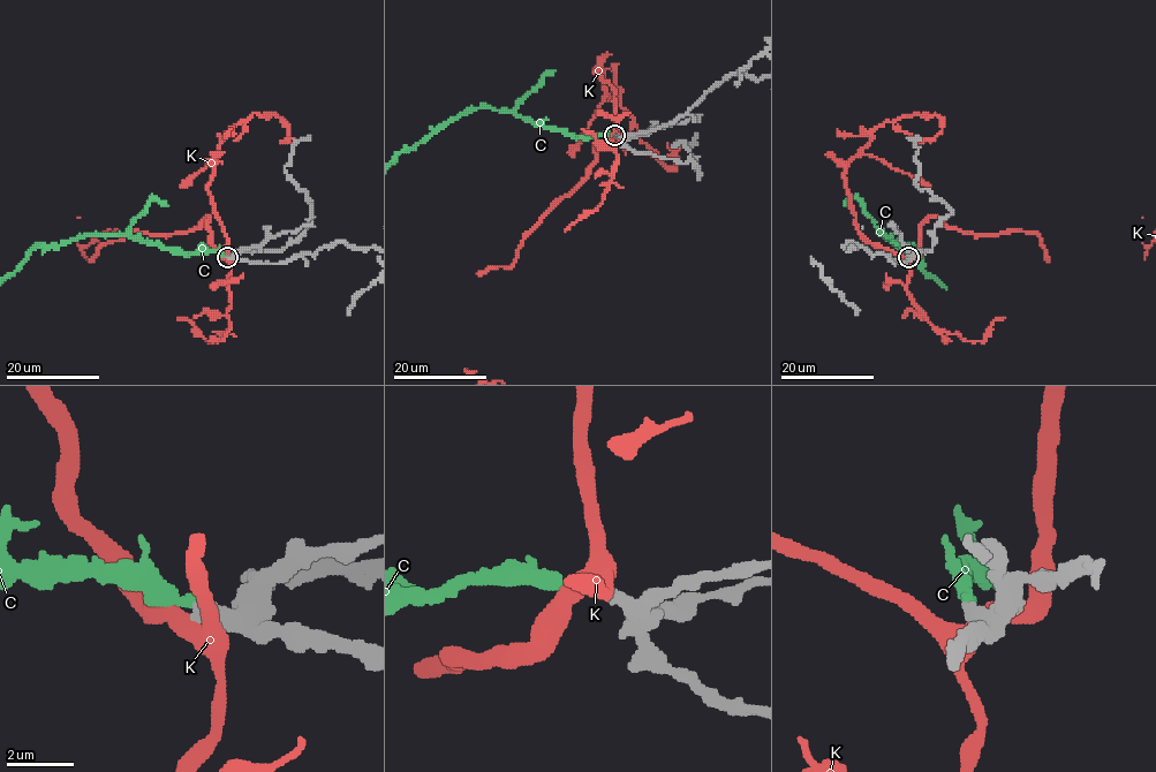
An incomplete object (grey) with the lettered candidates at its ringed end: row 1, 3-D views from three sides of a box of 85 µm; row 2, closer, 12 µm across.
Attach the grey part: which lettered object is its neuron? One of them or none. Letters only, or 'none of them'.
none of them

